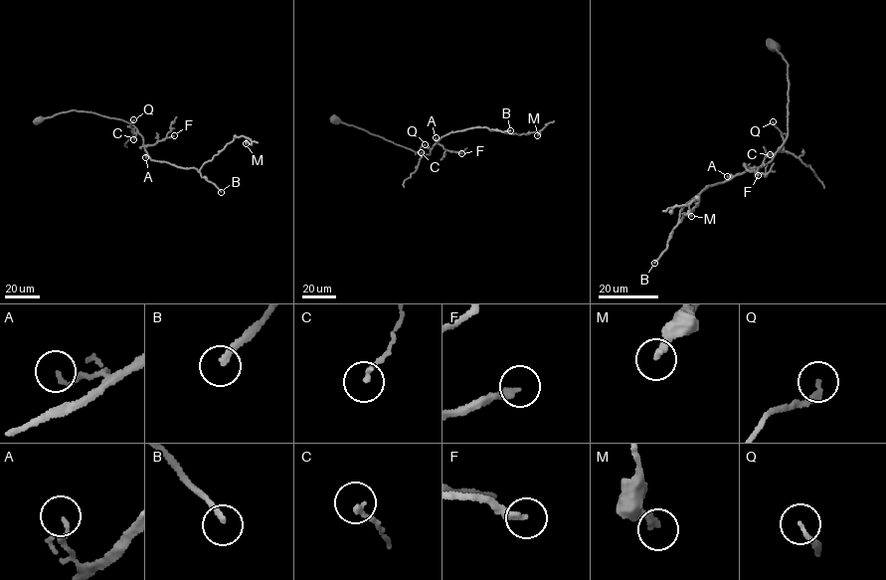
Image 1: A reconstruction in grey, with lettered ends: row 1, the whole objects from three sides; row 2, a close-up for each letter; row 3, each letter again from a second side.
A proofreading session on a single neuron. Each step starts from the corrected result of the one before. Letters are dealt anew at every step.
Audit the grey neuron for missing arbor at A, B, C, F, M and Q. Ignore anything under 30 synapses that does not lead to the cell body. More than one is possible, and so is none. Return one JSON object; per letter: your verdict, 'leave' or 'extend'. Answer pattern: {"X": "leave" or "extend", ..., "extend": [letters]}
{"A": "leave", "B": "extend", "C": "leave", "F": "extend", "M": "leave", "Q": "leave", "extend": ["B", "F"]}

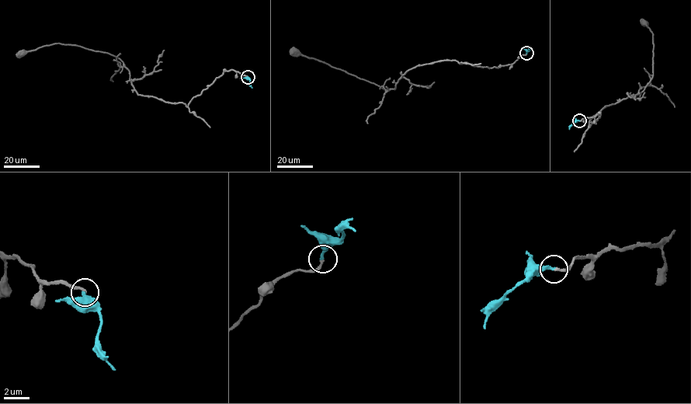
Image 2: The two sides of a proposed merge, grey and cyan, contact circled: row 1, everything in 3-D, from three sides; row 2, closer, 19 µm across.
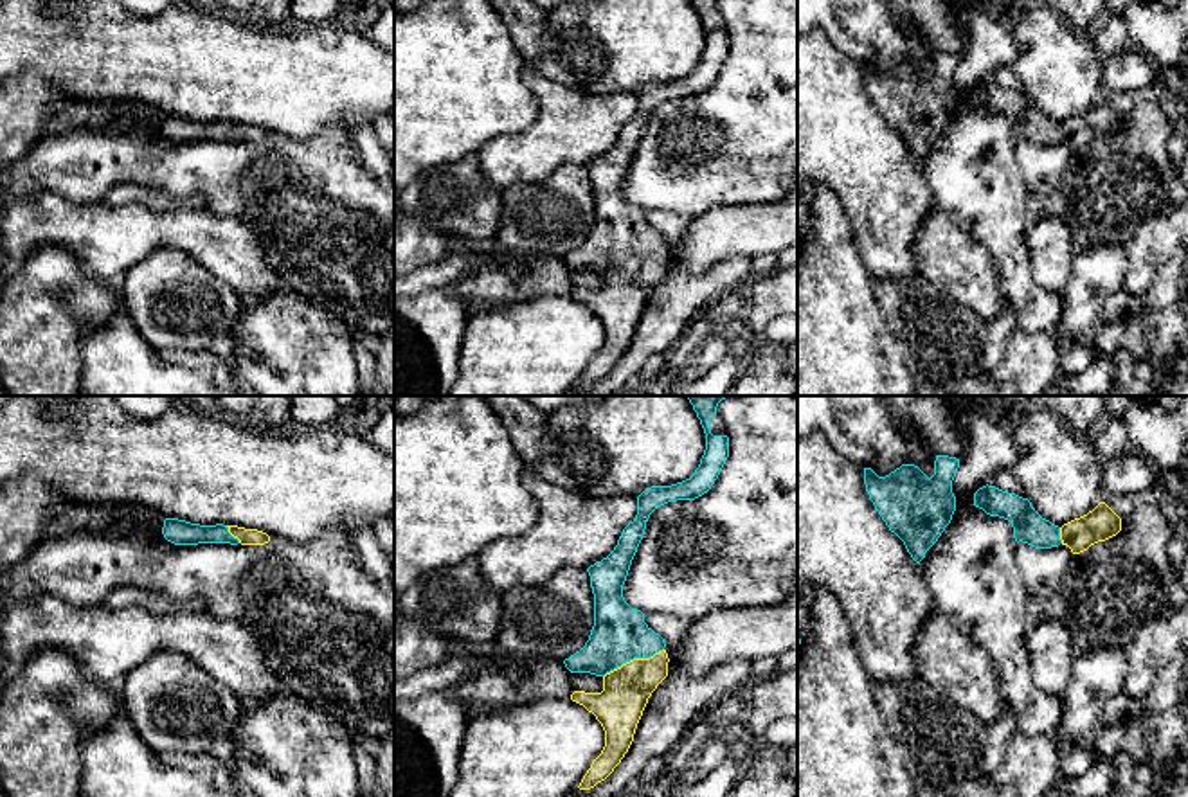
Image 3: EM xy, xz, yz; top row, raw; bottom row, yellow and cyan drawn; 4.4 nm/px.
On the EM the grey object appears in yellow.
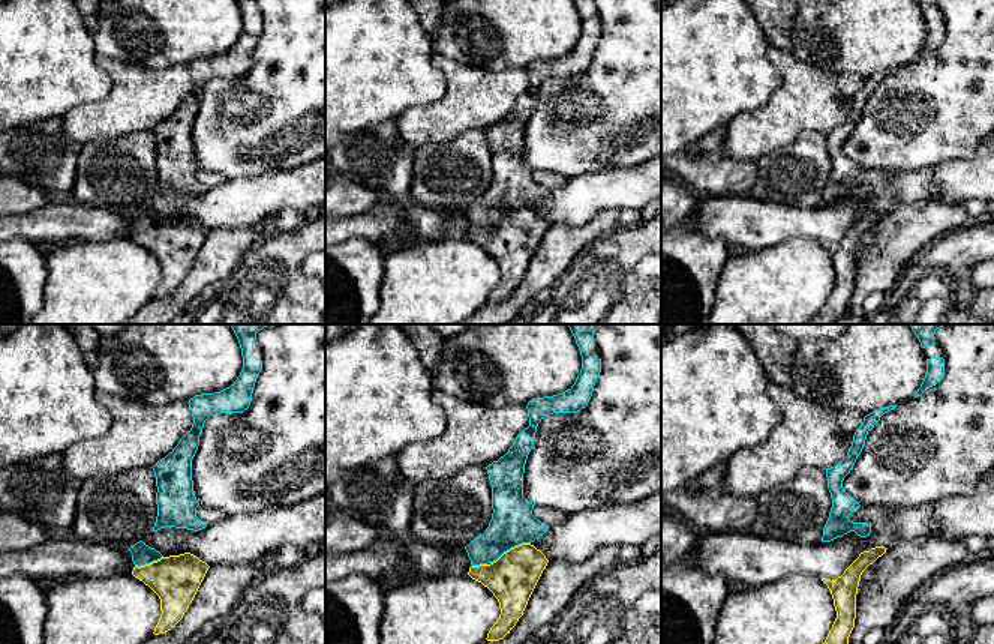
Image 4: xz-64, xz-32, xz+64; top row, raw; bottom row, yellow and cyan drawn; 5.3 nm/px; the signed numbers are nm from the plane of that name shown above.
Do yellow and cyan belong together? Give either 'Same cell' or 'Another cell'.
Same cell

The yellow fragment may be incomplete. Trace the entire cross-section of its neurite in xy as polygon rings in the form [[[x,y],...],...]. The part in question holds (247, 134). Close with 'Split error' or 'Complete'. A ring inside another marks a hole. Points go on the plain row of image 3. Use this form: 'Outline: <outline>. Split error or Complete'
Outline: [[[166,115],[162,131],[175,142],[198,140],[230,140],[230,142],[265,142],[270,133],[257,126],[245,126],[238,122],[200,122],[178,115]]]. Split error

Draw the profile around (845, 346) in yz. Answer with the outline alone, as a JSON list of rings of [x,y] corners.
[[[815,182],[805,184],[801,193],[810,203],[812,225],[797,243],[797,396],[913,396],[918,383],[877,302],[873,277],[835,194]]]

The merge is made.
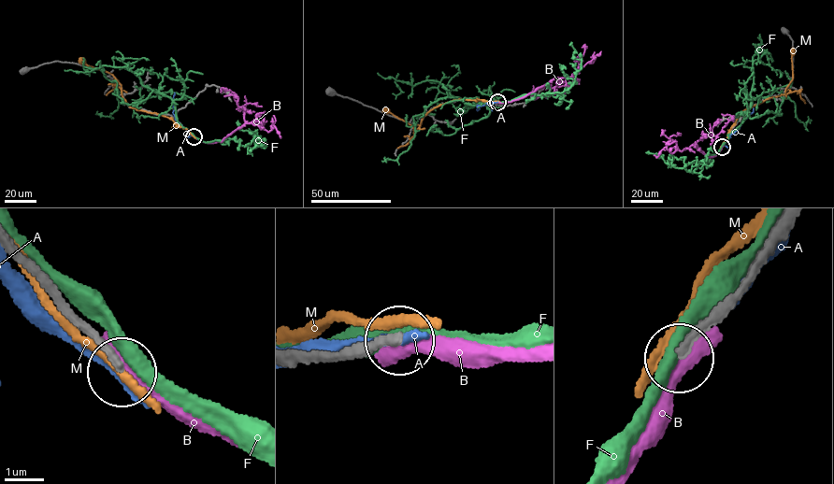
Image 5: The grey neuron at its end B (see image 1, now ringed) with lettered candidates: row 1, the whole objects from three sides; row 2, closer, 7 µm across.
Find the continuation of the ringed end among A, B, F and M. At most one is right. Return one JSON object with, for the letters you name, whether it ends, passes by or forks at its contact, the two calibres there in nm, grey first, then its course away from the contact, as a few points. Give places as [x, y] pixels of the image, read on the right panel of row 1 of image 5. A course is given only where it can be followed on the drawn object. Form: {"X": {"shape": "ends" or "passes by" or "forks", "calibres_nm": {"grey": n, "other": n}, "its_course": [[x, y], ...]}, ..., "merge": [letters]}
{"merge": []}

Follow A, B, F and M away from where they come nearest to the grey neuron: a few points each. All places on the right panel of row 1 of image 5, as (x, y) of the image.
A: (722, 146), (754, 108)
B: (722, 146), (717, 154), (710, 157), (693, 144), (711, 134), (714, 135), (721, 133), (732, 118), (721, 114)
F: (722, 145), (740, 125), (750, 94), (783, 93), (805, 126), (808, 116)
M: (722, 146), (740, 112), (784, 93), (792, 80), (793, 51)

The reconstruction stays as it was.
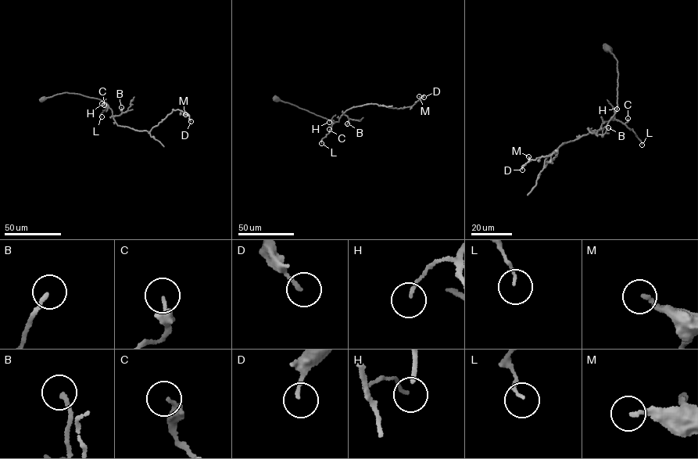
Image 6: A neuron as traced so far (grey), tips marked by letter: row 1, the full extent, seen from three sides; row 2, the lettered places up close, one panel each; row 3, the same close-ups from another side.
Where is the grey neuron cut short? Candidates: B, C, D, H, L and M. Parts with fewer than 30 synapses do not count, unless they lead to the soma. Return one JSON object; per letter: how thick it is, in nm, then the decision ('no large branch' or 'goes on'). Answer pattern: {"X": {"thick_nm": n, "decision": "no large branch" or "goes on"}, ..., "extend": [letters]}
{"B": {"thick_nm": 170, "decision": "no large branch"}, "C": {"thick_nm": 300, "decision": "no large branch"}, "D": {"thick_nm": 150, "decision": "no large branch"}, "H": {"thick_nm": 110, "decision": "no large branch"}, "L": {"thick_nm": 100, "decision": "no large branch"}, "M": {"thick_nm": 180, "decision": "no large branch"}, "extend": []}

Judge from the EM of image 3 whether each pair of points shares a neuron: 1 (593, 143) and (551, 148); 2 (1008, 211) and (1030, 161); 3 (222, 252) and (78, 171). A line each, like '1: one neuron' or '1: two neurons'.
1: one neuron
2: two neurons
3: two neurons

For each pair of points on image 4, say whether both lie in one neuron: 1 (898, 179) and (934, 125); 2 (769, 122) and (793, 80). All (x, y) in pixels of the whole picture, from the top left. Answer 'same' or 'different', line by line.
1: different
2: same

